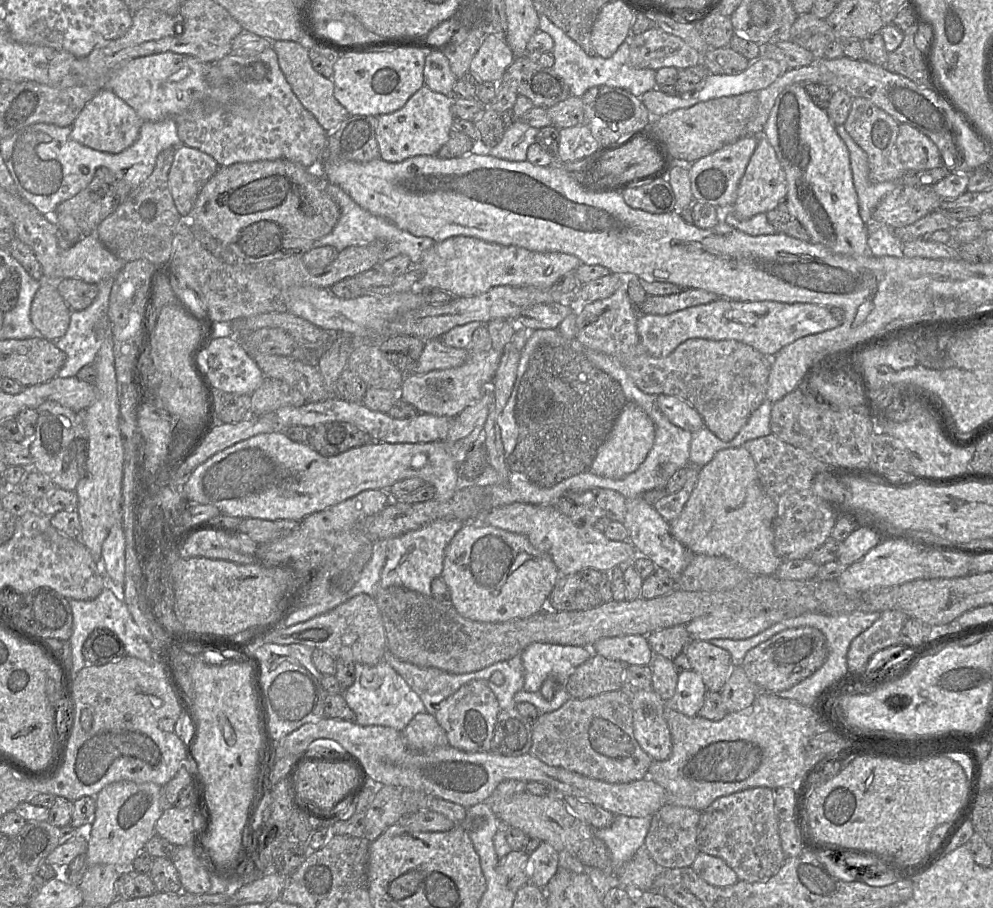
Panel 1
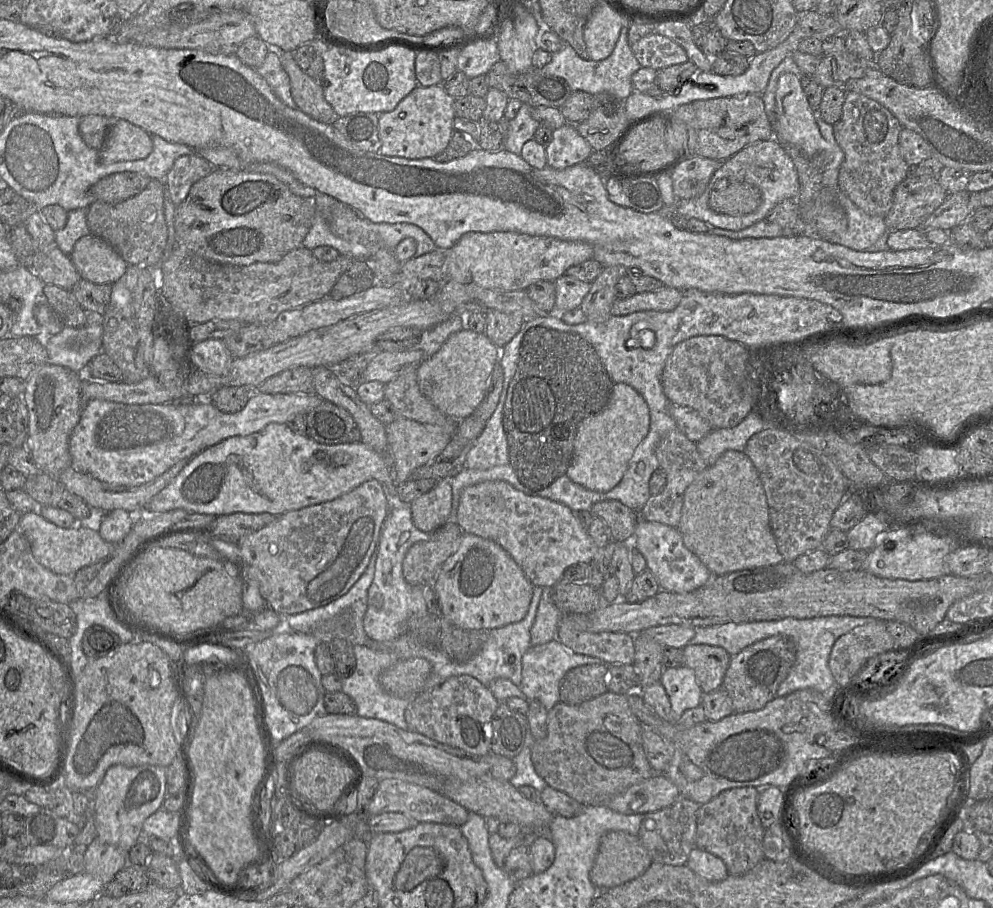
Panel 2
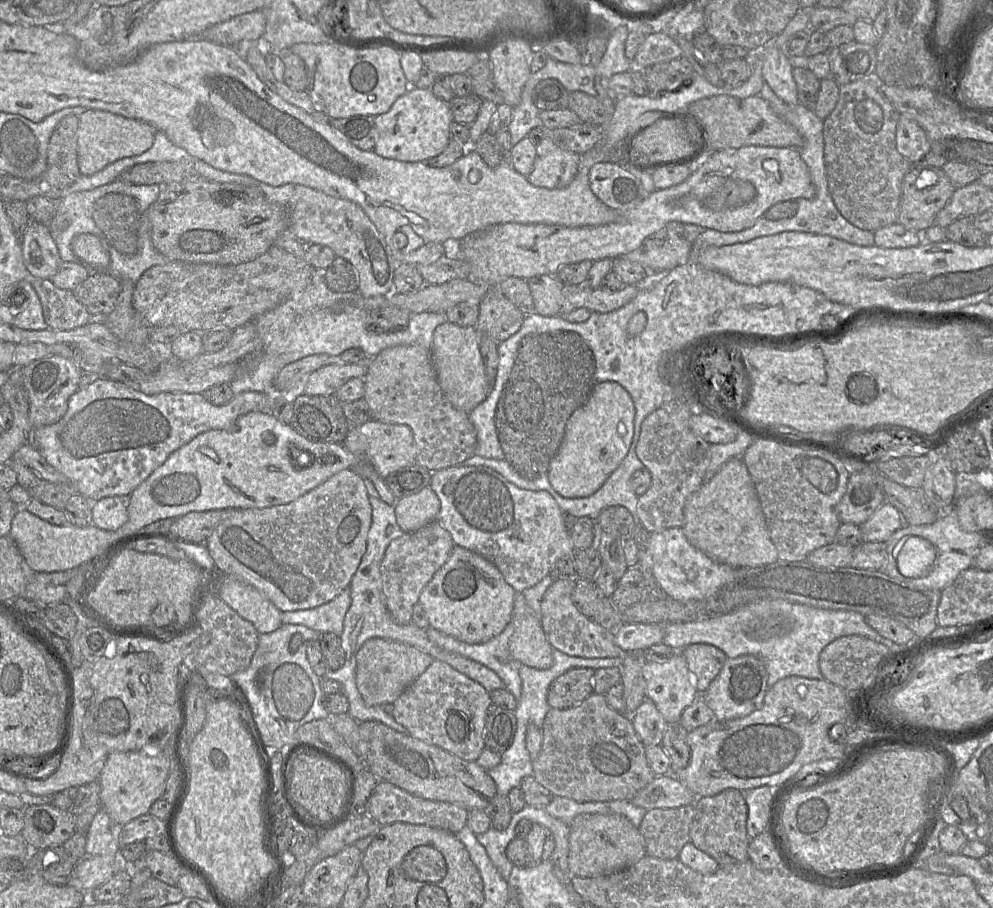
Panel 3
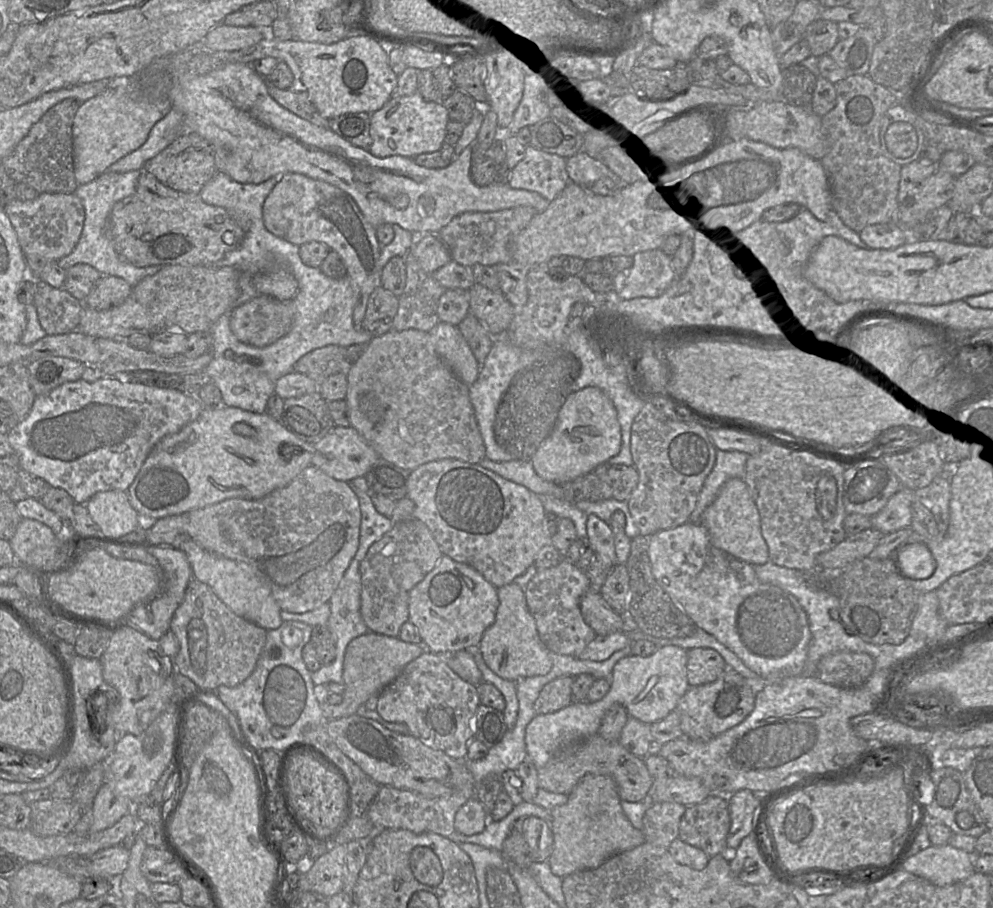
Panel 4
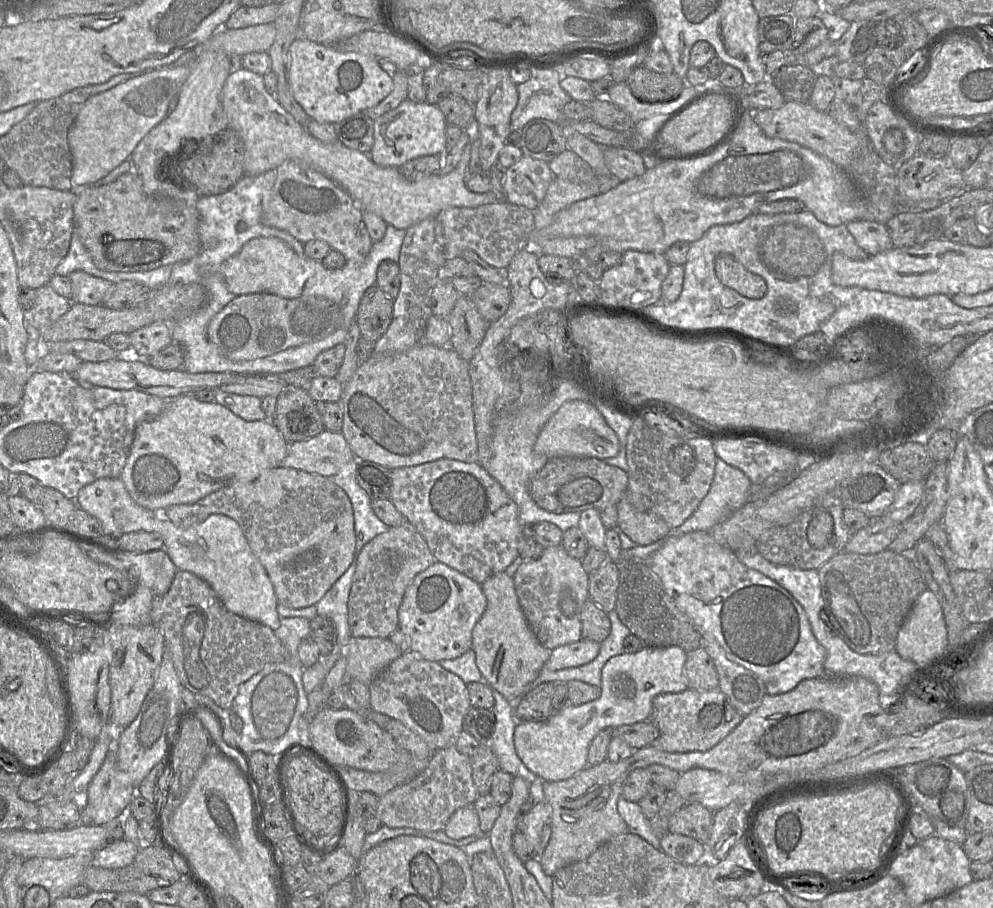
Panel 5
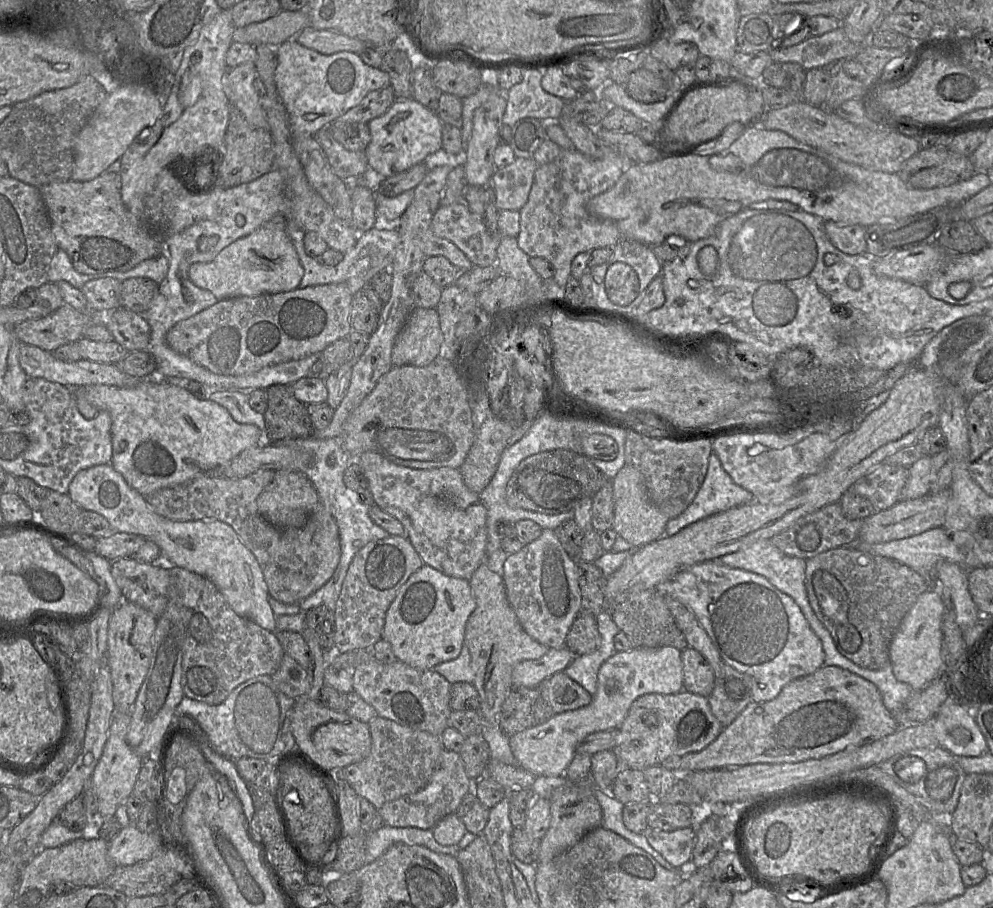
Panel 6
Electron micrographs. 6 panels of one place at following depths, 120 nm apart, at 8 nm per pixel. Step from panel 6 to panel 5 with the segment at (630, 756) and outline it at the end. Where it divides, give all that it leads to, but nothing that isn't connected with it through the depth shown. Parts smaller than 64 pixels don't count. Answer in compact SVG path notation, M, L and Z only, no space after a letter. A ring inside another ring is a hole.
M719 689L661 693L652 701L652 713L648 720L659 729L659 736L650 746L670 753L708 751L732 732L742 719L743 716Z

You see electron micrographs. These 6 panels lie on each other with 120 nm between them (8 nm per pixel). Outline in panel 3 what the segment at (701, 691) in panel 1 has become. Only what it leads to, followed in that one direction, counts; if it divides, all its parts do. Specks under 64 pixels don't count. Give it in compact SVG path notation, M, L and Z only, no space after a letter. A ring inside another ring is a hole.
M676 652L665 662L646 662L642 673L646 682L646 698L655 703L667 723L679 722L682 712L697 699L697 694L700 694L681 652Z

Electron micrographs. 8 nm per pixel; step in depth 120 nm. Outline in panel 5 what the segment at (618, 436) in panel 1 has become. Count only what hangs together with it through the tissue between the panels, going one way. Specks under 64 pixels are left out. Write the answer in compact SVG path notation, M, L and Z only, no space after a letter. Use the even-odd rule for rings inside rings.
M570 400L549 419L537 438L534 450L547 458L579 456L604 460L618 455L620 442L595 405L583 400Z

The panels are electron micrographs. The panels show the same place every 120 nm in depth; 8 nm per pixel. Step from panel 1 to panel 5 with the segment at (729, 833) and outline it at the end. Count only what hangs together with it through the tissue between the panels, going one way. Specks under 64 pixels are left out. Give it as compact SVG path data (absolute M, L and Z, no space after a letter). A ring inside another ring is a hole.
M687 803L669 818L668 830L706 844L711 834L713 817L714 812L702 804Z

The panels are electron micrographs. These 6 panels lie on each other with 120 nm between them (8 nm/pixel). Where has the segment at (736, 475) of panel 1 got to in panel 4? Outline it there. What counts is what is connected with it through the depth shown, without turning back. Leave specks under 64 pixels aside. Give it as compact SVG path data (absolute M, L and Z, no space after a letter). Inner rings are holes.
M732 478L722 486L715 500L702 514L700 524L707 529L715 547L736 559L750 565L769 561L768 547L761 534L759 512L743 478Z

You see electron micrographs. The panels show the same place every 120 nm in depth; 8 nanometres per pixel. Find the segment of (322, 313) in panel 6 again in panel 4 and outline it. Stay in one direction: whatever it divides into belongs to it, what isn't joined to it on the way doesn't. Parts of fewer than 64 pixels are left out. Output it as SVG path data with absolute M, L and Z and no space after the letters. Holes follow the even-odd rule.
M257 295L235 306L230 312L230 327L236 338L255 347L273 344L292 327L294 314L289 301Z

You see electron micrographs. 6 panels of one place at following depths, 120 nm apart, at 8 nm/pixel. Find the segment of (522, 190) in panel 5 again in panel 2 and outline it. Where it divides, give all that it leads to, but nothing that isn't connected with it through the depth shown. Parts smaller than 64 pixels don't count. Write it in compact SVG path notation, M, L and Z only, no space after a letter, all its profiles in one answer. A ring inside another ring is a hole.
M566 123L552 135L552 141L545 148L547 166L551 168L564 169L585 162L594 151L579 134L576 125Z

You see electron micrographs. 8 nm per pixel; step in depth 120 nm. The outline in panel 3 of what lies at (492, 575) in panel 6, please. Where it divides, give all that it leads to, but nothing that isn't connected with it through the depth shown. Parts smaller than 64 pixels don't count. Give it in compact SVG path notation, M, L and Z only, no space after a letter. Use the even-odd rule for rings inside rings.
M523 593L515 596L511 624L514 627L509 643L511 657L522 665L538 670L549 669L553 664L552 647L540 619L527 605Z

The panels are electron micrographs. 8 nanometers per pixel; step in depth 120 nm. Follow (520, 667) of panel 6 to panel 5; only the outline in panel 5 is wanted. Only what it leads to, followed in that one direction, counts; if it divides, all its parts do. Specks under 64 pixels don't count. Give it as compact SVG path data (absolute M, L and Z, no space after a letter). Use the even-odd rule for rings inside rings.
M580 640L551 650L544 668L551 671L578 667L593 661L600 651L601 643Z

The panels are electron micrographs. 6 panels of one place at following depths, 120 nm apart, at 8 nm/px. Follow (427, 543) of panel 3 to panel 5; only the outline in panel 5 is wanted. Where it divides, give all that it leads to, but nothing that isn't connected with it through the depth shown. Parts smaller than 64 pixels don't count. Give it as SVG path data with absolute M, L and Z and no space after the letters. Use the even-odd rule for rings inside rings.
M407 521L397 527L389 528L388 531L368 542L358 556L349 595L348 622L351 636L355 638L389 638L398 630L398 611L406 588L418 574L435 562L425 539Z

